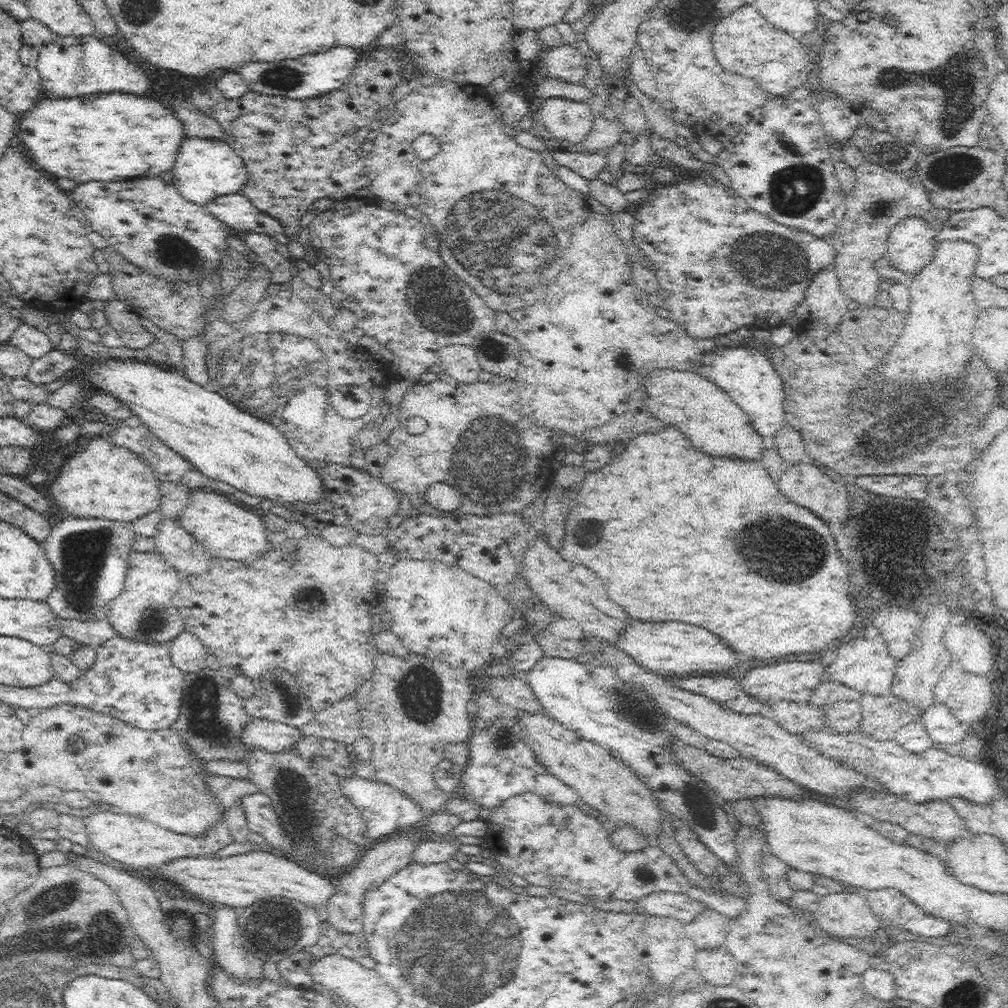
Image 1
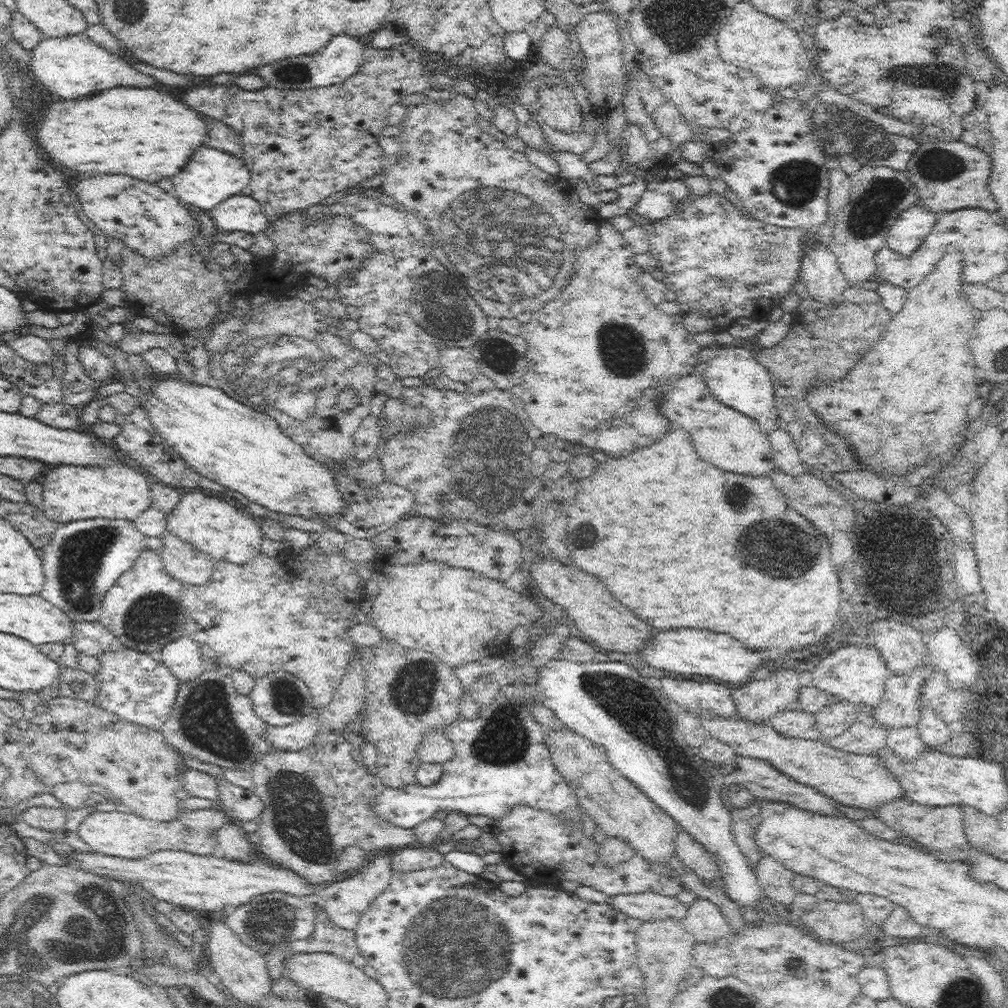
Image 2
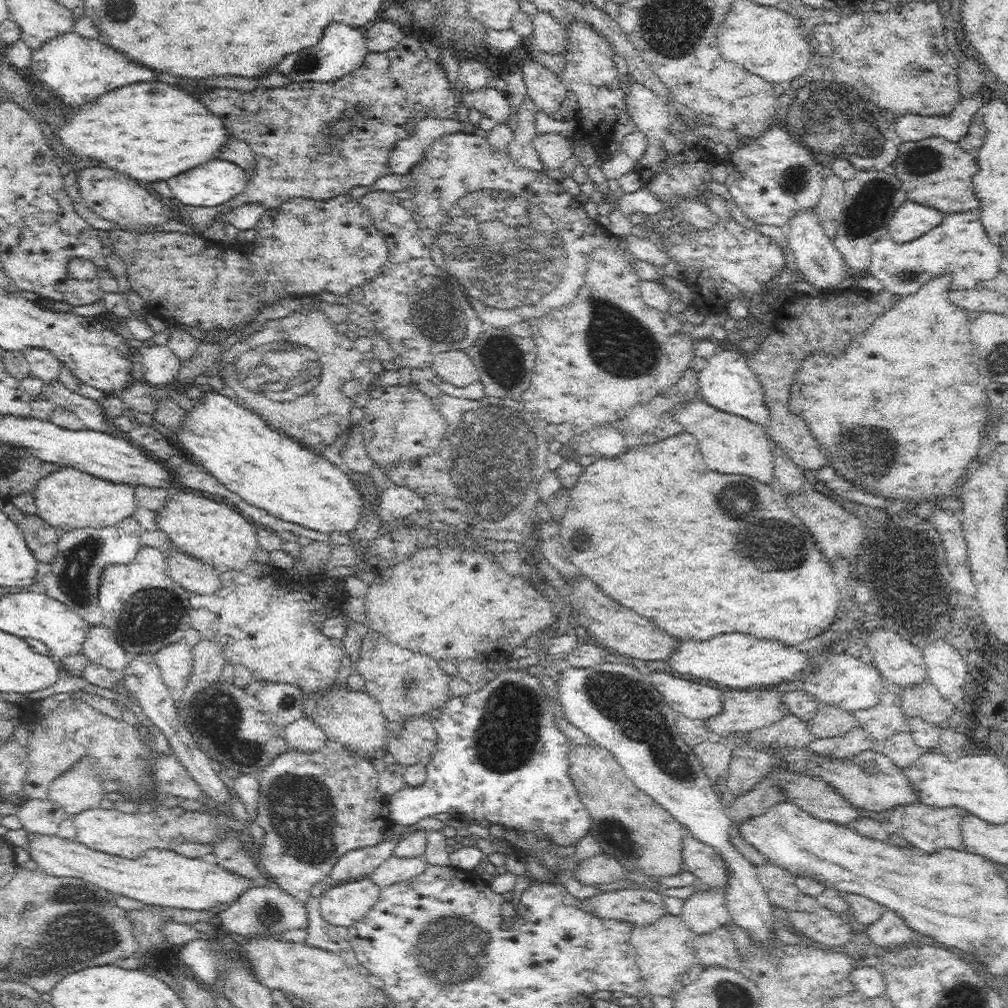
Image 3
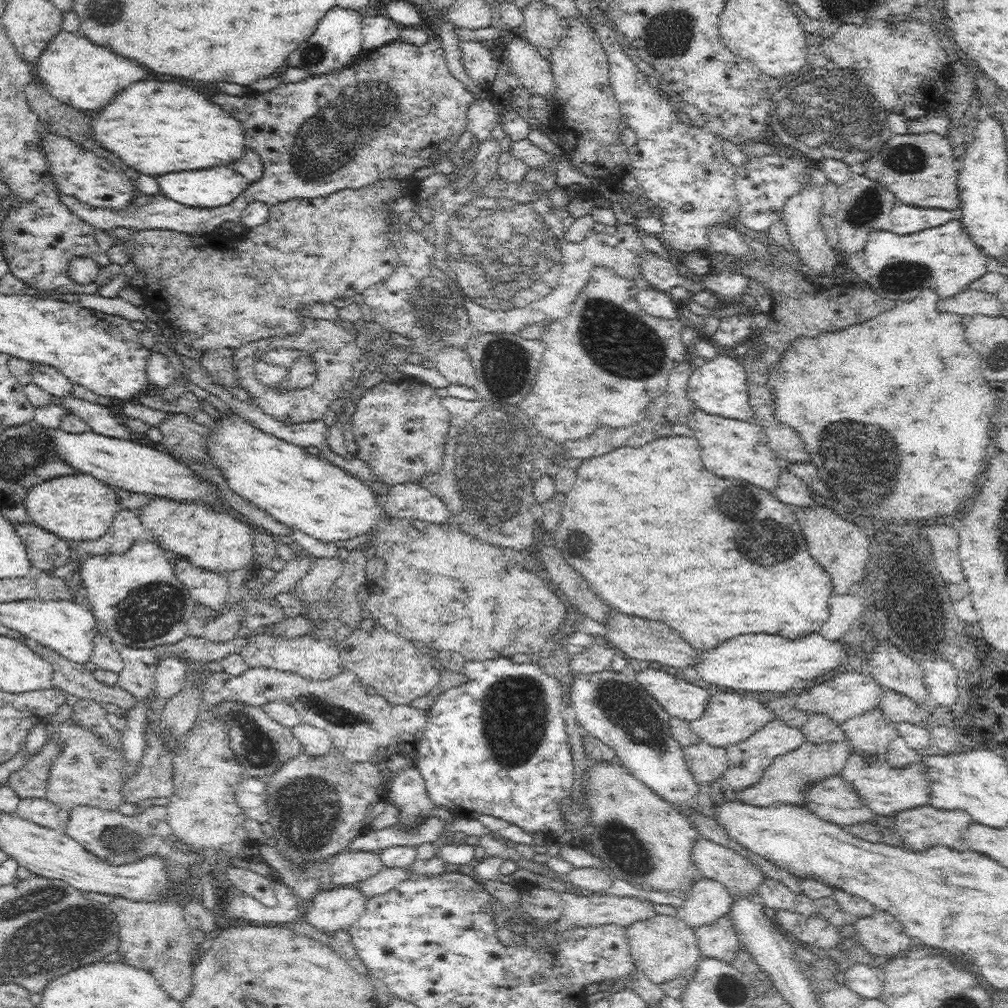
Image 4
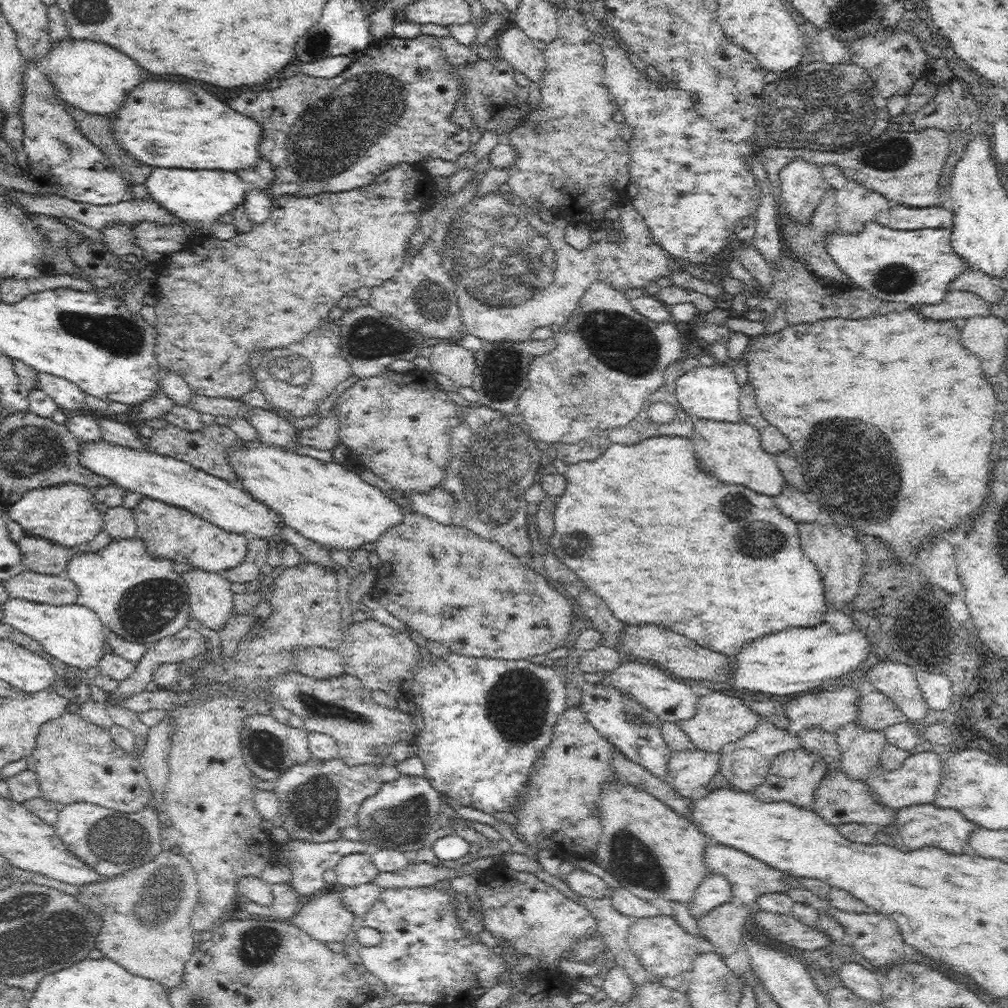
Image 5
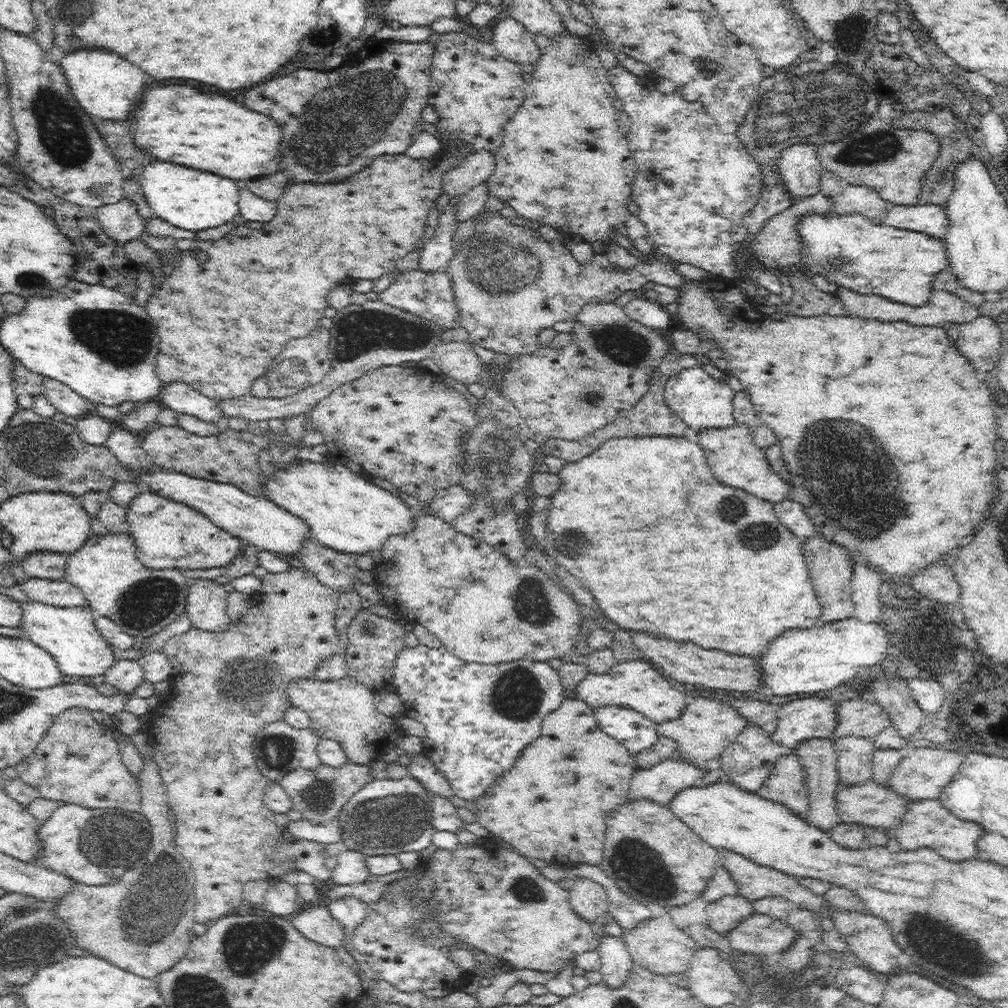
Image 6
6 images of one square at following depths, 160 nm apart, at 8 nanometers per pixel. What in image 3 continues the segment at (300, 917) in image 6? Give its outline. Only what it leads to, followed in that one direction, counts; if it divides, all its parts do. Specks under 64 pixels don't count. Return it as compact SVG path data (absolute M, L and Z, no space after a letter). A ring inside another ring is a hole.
M370 876L328 884L319 896L322 918L333 925L352 926L368 914L378 900L380 890Z

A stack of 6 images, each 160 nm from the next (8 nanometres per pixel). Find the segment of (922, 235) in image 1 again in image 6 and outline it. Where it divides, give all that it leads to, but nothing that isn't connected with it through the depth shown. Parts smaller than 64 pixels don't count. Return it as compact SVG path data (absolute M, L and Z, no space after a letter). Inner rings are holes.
M914 204L913 206L894 206L888 210L880 224L904 228L904 230L918 230L932 234L932 237L944 239L948 233L949 222L946 208L935 204Z

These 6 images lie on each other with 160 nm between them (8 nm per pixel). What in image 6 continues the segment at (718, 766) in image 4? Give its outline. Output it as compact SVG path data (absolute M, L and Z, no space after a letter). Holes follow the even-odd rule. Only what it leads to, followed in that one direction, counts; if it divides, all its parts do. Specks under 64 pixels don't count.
M679 758L664 760L650 769L638 768L630 781L628 799L648 799L668 805L680 790L694 786L696 779L706 777L707 773Z

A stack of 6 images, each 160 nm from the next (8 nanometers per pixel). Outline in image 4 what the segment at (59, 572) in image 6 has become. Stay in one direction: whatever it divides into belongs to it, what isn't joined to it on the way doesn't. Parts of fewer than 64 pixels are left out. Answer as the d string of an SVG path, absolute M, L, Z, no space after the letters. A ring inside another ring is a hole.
M32 521L15 526L20 540L24 543L31 567L52 572L69 561L70 541L59 537Z

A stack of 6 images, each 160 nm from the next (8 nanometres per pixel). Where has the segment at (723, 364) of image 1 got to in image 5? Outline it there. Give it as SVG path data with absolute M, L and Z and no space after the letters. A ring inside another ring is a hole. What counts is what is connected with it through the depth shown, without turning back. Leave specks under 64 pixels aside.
M715 362L712 366L701 365L676 377L674 391L676 399L692 420L708 419L735 423L741 420L740 388L741 385L732 371L732 364L721 365Z

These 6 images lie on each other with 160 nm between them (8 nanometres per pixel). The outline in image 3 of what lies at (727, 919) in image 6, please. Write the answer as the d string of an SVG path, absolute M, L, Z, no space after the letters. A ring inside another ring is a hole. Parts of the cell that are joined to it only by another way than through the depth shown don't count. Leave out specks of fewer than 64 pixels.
M720 926L710 933L697 935L694 943L696 958L706 966L737 968L738 949L734 944L730 931Z

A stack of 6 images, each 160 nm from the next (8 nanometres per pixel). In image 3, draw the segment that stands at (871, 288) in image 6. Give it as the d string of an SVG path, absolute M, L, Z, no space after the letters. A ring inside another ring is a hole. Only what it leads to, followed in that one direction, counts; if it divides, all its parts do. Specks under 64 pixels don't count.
M980 209L948 213L940 226L908 244L898 246L890 236L876 240L871 246L871 268L867 274L878 278L884 291L900 296L914 294L922 284L940 274L952 276L952 290L974 288L982 280L990 280L996 274L1000 276L1000 258L1005 250L990 242L980 214Z

